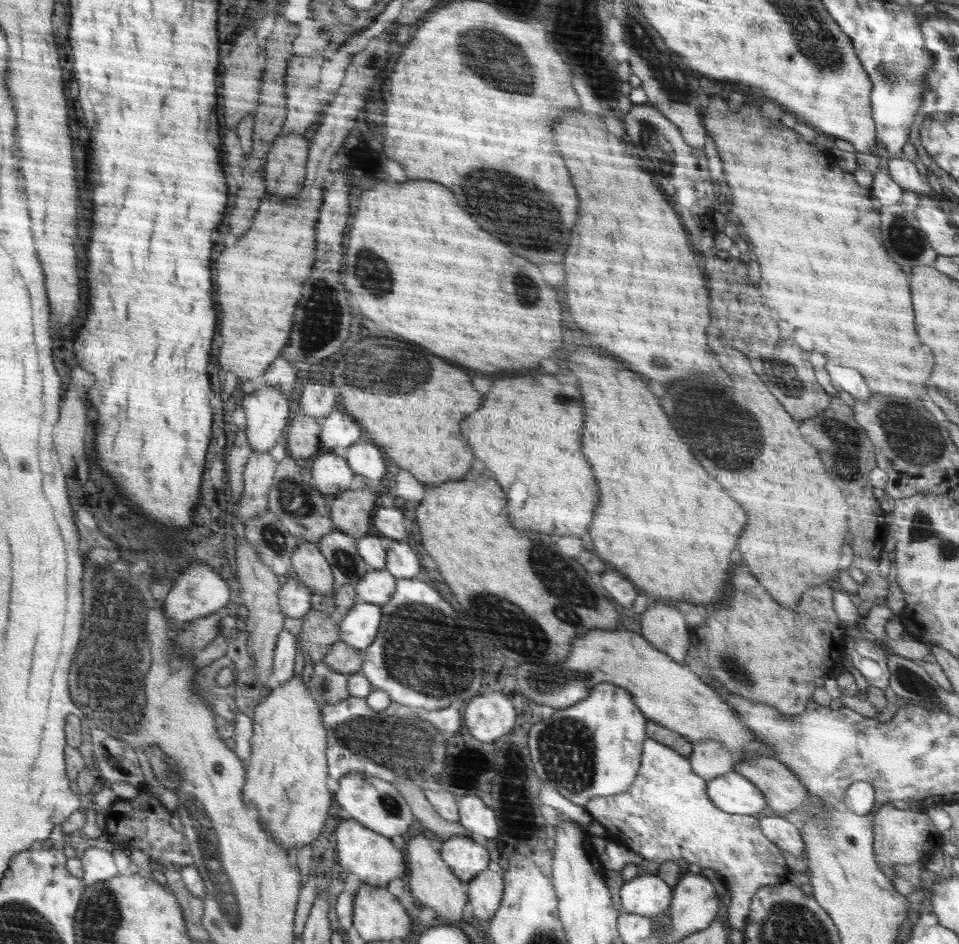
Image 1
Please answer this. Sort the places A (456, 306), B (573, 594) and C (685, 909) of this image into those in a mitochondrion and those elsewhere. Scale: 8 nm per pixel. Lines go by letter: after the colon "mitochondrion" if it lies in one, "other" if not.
A: other
B: mitochondrion
C: other

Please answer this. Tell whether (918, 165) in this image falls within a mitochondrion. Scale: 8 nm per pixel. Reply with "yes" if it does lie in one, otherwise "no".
no

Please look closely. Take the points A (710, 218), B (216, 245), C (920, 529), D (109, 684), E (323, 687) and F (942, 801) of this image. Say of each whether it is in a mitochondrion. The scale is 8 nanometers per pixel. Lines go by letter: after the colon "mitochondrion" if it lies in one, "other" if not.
A: other
B: other
C: mitochondrion
D: mitochondrion
E: other
F: other

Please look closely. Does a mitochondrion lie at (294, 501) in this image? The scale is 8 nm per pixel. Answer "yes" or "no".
yes

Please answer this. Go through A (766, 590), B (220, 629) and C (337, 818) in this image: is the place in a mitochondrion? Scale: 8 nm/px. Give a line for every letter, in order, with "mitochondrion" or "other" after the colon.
A: other
B: other
C: other

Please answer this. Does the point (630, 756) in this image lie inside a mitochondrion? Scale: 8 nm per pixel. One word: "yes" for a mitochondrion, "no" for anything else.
no

